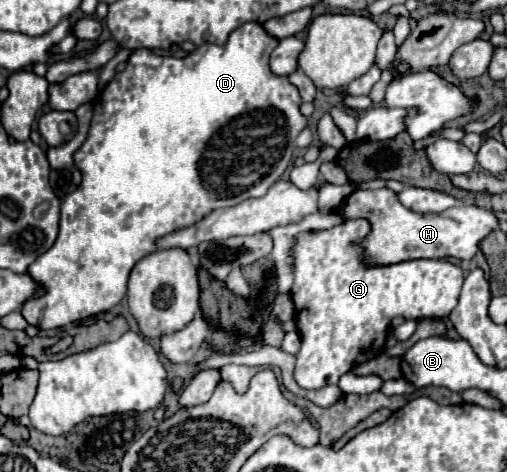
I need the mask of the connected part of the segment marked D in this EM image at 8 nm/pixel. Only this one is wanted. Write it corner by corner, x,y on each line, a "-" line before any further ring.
247,22
229,36
225,46
203,44
203,46
195,48
191,54
187,54
185,58
157,56
157,54
149,52
147,48
135,50
131,54
125,70
115,74
115,78
99,94
99,98
93,106
93,118
91,118
87,140
73,154
75,166
79,168
83,182
75,192
67,194
61,202
59,236
57,236
55,244
29,266
29,274
33,276
33,280
37,280
45,288
45,296
25,302
25,306
21,310
21,314
25,316
25,320
31,326
41,326
43,330
53,330
53,328
61,328
71,322
77,322
81,318
115,308
127,294
129,272
141,258
145,258
147,254
157,250
157,244
155,244
157,238
167,236
179,228
187,228
187,226
203,220
209,212
213,212
217,208
231,208
249,198
259,198
269,190
269,186
273,182
277,182
281,178
281,174
285,172
285,168
291,162
295,138
307,126
307,118
299,112
299,106
301,106
299,90
285,76
275,76
269,70
269,56
277,44
279,44
279,40
275,36
271,36
259,22

